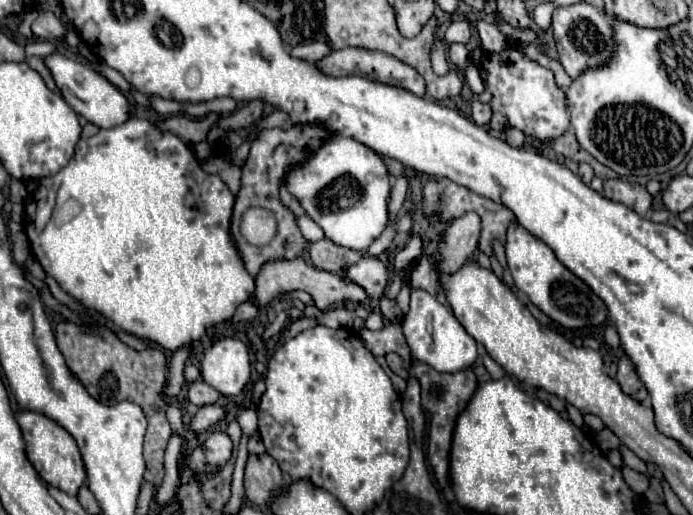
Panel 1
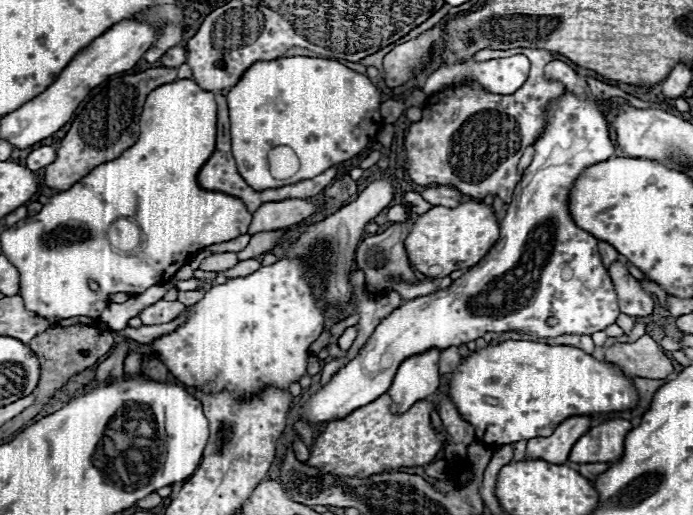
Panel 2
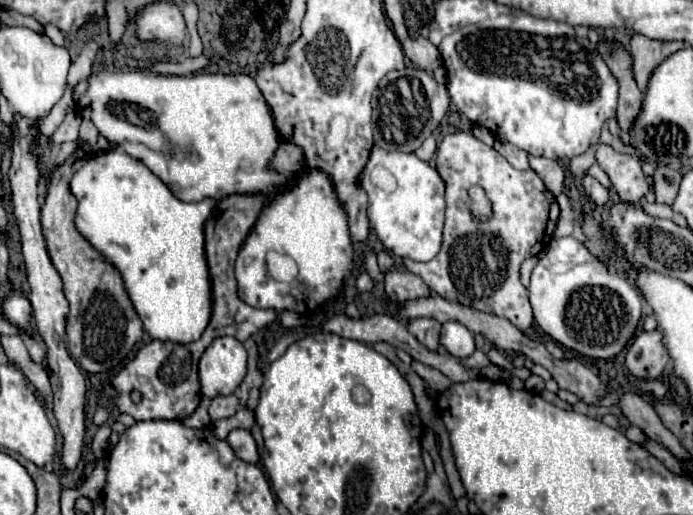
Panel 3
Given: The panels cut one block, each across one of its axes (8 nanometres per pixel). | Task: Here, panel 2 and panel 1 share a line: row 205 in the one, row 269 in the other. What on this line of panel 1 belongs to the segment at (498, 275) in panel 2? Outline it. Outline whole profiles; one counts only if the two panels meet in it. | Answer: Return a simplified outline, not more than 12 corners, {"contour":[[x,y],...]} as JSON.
{"contour":[[510,224],[518,290],[564,328],[602,326],[606,304],[550,246]]}

